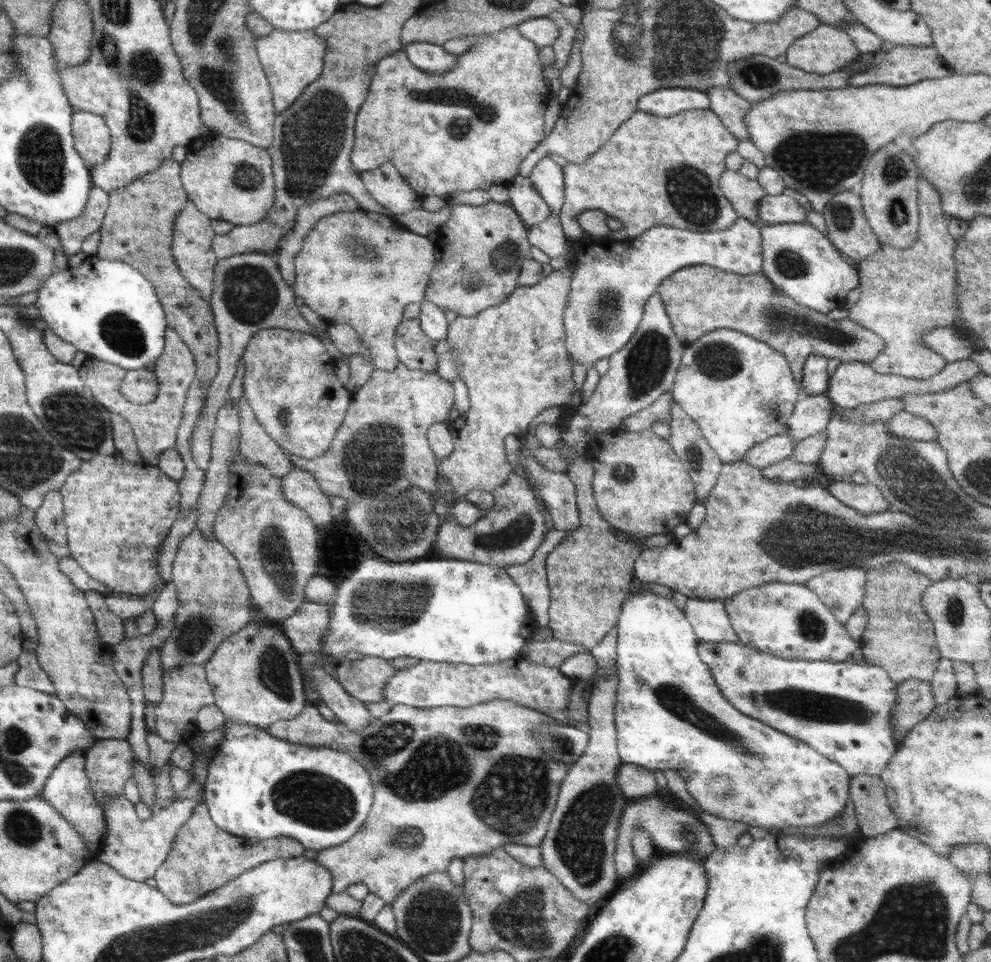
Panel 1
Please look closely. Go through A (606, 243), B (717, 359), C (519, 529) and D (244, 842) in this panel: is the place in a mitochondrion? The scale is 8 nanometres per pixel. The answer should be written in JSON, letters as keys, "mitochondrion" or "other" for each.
{"A":"other","B":"mitochondrion","C":"mitochondrion","D":"other"}

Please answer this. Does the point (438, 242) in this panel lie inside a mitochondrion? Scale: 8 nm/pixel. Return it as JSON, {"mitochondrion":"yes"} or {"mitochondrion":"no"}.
{"mitochondrion":"no"}

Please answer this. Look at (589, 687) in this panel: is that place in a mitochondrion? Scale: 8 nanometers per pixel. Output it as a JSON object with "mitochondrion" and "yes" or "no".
{"mitochondrion":"no"}

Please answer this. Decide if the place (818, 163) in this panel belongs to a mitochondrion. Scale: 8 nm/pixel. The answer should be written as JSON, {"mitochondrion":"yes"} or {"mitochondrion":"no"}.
{"mitochondrion":"yes"}

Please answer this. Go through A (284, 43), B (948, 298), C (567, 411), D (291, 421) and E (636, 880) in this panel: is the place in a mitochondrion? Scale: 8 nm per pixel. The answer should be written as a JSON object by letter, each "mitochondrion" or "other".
{"A":"other","B":"other","C":"other","D":"mitochondrion","E":"other"}

